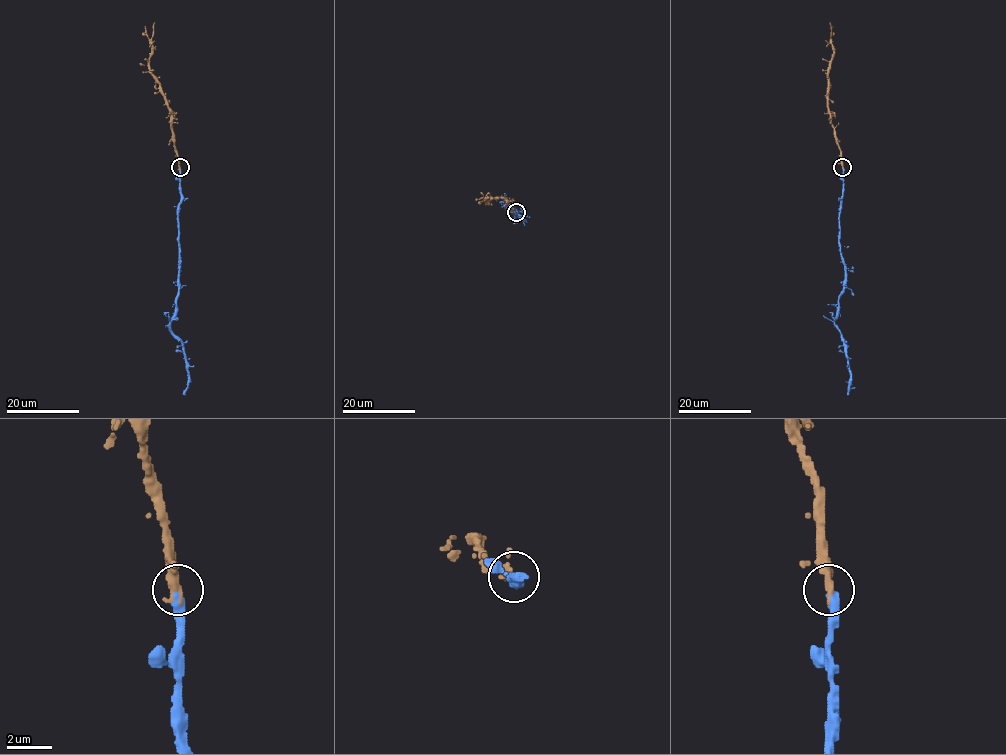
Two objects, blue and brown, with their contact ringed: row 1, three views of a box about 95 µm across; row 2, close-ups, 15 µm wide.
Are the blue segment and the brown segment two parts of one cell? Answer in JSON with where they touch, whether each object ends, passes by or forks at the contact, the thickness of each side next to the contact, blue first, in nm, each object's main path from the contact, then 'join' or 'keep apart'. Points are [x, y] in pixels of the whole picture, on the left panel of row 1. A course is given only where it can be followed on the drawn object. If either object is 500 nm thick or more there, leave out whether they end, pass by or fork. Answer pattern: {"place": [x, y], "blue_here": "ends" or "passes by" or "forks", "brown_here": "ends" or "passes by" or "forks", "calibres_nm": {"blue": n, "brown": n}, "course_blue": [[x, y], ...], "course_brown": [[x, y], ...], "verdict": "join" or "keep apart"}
{"place": [180, 167], "blue_here": "ends", "brown_here": "ends", "calibres_nm": {"blue": 420, "brown": 440}, "course_blue": [[180, 168], [178, 290], [170, 330], [181, 341], [188, 373], [187, 389], [183, 394]], "course_brown": [[180, 168], [171, 112], [161, 84], [149, 66], [154, 23]], "verdict": "join"}

